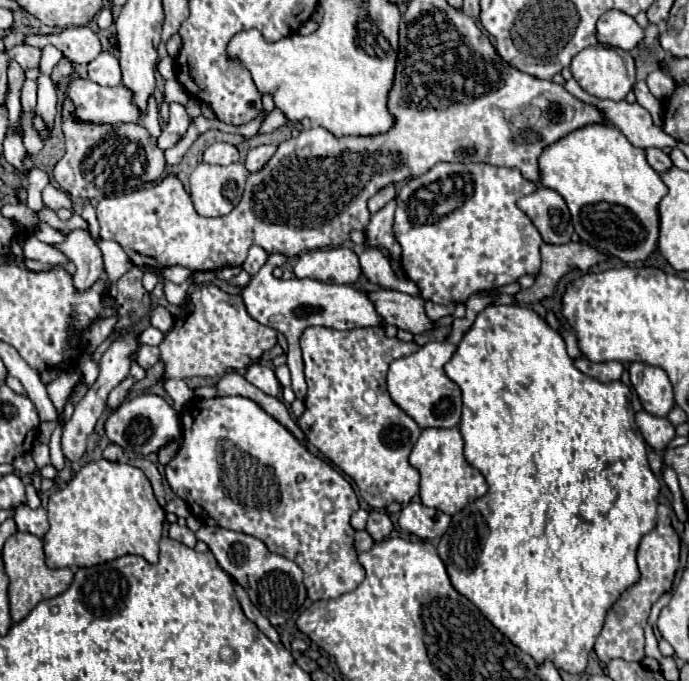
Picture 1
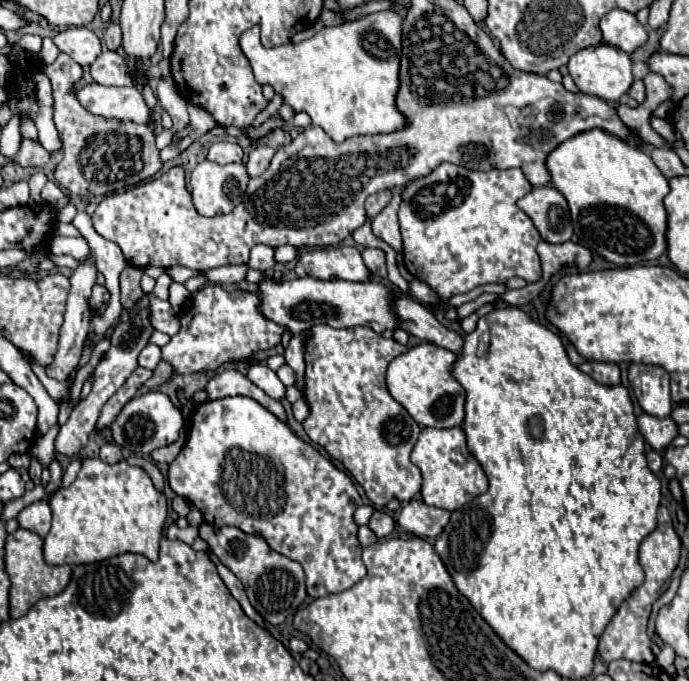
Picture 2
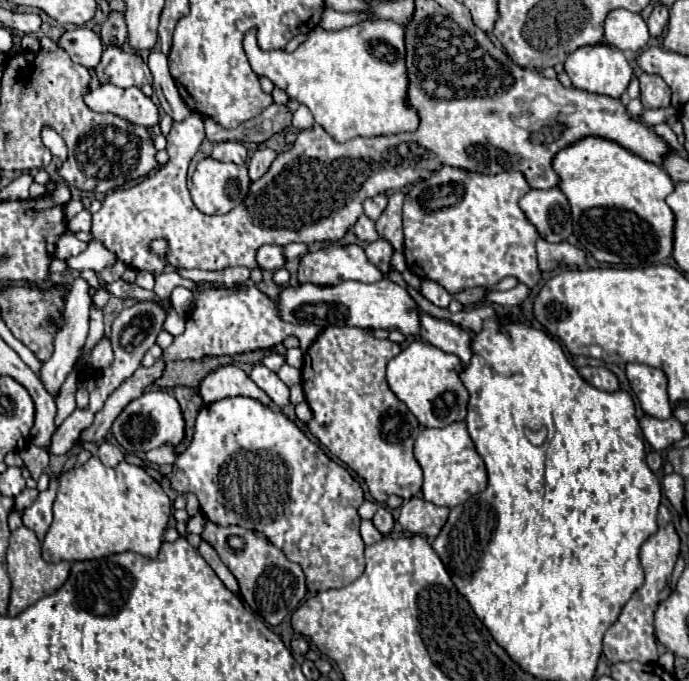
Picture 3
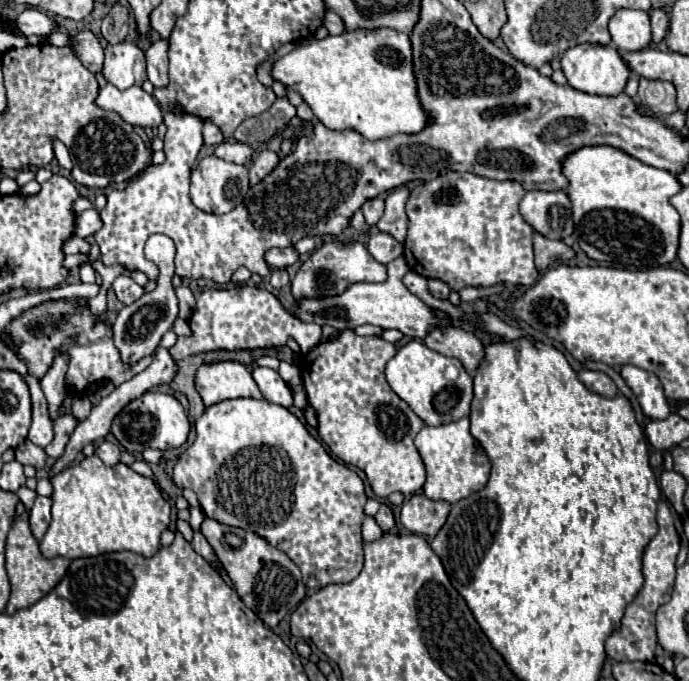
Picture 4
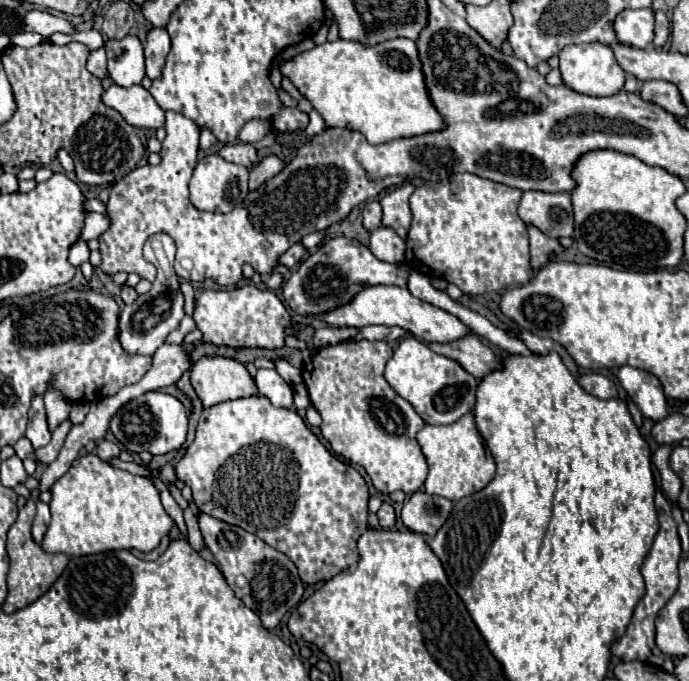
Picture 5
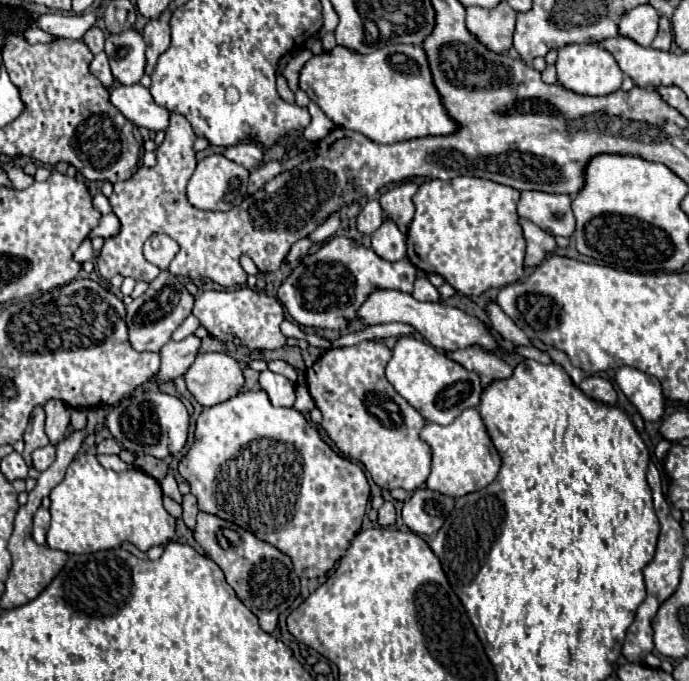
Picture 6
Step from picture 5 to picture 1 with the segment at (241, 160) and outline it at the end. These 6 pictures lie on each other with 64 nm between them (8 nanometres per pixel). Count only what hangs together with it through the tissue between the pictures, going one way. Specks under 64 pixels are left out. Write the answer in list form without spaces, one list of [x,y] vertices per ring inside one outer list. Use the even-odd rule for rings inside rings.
[[[212,144],[204,150],[204,162],[206,164],[232,164],[232,162],[238,162],[238,150],[232,146],[232,144]]]

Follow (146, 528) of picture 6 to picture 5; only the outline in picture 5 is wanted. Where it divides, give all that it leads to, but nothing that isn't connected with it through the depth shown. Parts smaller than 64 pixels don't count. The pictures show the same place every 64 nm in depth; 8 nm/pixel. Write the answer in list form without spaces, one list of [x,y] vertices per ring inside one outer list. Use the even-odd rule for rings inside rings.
[[[96,454],[78,458],[52,486],[50,512],[52,522],[44,534],[42,548],[44,552],[62,552],[66,556],[88,556],[108,550],[152,552],[174,524],[148,478],[114,468]]]

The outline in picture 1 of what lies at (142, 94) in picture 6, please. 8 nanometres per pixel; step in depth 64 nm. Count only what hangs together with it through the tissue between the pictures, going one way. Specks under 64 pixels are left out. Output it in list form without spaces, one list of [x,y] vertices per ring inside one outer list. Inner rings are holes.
[[[74,76],[66,86],[66,98],[72,100],[72,120],[88,124],[138,122],[140,110],[132,104],[132,92],[126,86],[106,88],[92,80]]]

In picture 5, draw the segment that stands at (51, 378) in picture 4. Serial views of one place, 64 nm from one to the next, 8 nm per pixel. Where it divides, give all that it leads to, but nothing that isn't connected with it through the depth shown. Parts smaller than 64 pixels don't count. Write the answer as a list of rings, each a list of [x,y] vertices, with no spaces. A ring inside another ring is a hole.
[[[48,386],[46,394],[44,394],[44,406],[46,406],[48,426],[50,426],[50,430],[54,430],[62,420],[66,420],[66,418],[68,418],[70,402],[66,400],[66,396],[64,396],[58,388]]]

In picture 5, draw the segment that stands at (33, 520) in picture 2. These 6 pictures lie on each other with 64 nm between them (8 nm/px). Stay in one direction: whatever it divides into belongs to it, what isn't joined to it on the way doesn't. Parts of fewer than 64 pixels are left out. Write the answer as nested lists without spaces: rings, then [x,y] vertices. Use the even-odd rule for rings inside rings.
[[[38,500],[36,502],[36,516],[34,516],[34,524],[32,524],[32,536],[34,536],[36,544],[42,542],[42,536],[48,528],[48,522],[50,522],[50,508],[46,502]]]

